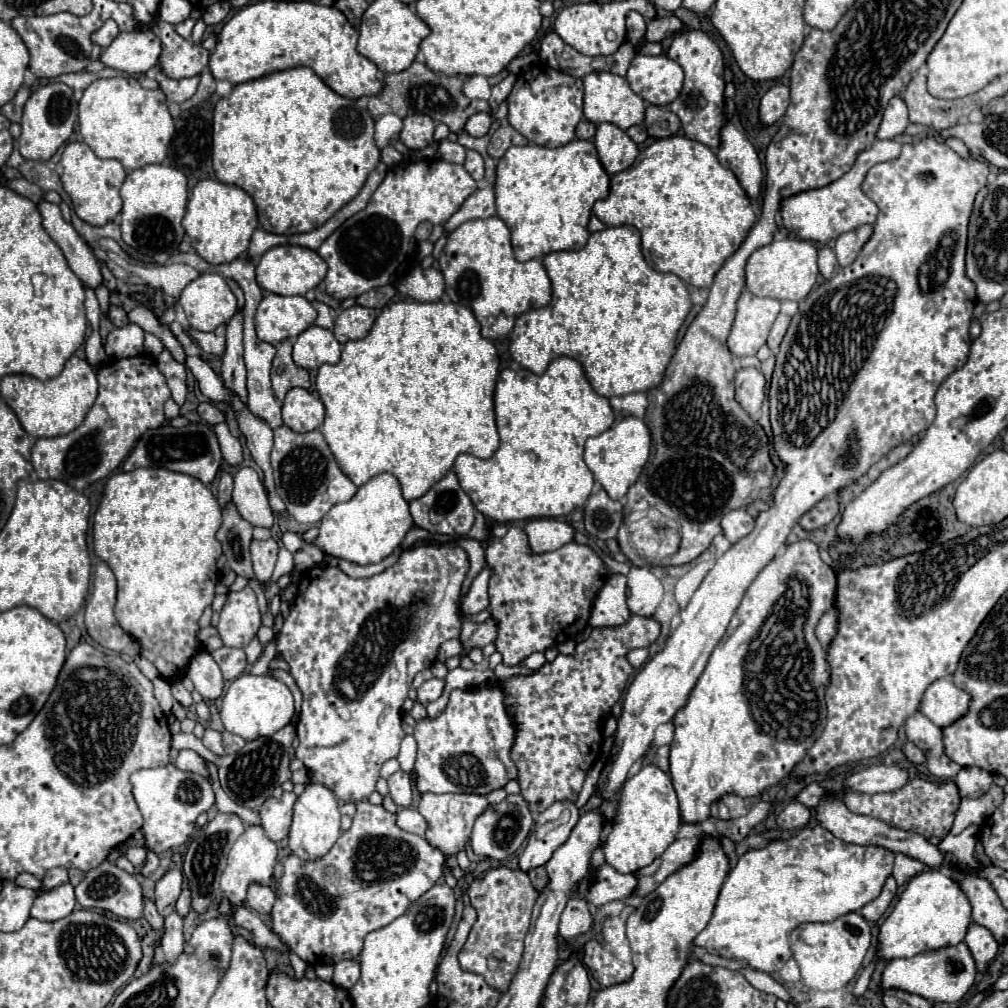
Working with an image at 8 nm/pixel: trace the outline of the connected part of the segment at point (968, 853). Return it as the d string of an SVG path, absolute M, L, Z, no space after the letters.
M971 825L961 835L947 835L937 847L943 853L951 853L959 865L965 865L971 869L981 869L983 865L979 865L979 861L973 857L977 833L979 833L979 827Z

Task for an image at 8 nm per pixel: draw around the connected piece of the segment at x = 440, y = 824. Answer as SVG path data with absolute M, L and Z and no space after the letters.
M423 793L419 801L419 813L427 819L429 829L427 829L427 841L435 847L439 847L447 857L457 855L469 841L471 827L475 819L487 809L489 802L486 796L473 793Z

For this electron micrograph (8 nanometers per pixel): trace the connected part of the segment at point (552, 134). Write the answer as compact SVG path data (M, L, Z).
M547 65L531 67L517 75L509 93L509 123L531 143L543 147L561 147L575 139L575 127L583 117L583 81L551 69Z

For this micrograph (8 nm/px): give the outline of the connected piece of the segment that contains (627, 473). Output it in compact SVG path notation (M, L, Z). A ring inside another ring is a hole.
M625 417L605 433L597 437L589 437L585 443L583 459L589 471L593 473L595 481L601 483L607 495L611 499L623 499L627 495L629 485L633 485L639 479L643 465L649 459L649 451L651 451L651 433L645 421L639 417Z

